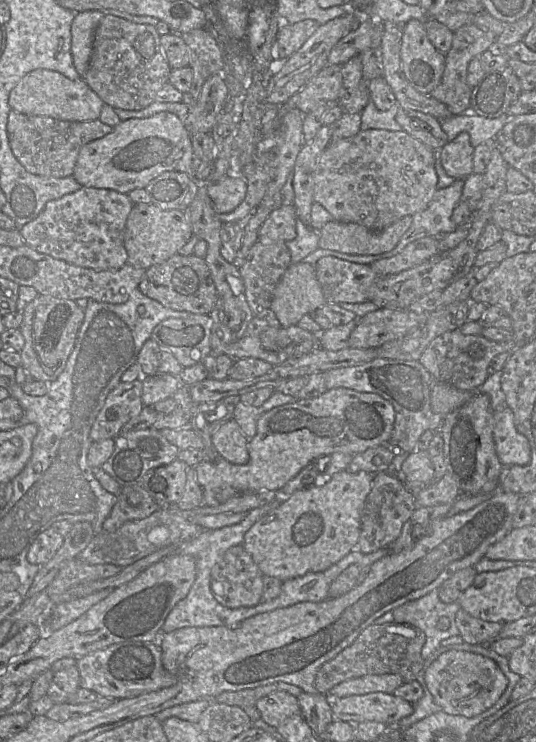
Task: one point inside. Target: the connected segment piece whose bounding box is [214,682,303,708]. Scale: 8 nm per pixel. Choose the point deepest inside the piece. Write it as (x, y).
(248, 697)

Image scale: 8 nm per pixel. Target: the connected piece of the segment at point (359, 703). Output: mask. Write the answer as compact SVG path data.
M385 692L346 697L332 697L329 694L326 696L332 709L333 720L354 725L367 721L392 725L414 711L412 703Z

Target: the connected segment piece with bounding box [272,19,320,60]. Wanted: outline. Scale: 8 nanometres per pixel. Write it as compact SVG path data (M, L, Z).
M312 19L281 26L272 46L272 60L289 58L301 48L319 26L320 24Z

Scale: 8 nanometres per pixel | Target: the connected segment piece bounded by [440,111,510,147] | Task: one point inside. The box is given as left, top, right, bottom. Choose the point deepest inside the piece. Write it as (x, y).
(480, 129)

